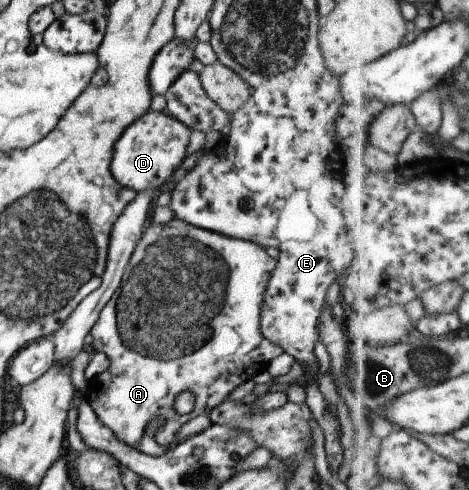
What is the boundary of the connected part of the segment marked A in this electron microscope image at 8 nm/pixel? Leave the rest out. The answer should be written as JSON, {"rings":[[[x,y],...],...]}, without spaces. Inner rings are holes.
{"rings":[[[179,218],[170,219],[167,224],[148,224],[148,228],[144,230],[143,236],[132,252],[132,257],[128,260],[125,274],[122,276],[118,289],[112,294],[108,304],[104,306],[98,321],[89,333],[94,339],[92,346],[94,346],[95,352],[103,352],[110,359],[110,367],[102,374],[98,374],[88,385],[88,396],[86,397],[100,423],[108,426],[122,444],[134,448],[134,446],[138,446],[138,442],[144,437],[148,423],[155,419],[155,416],[161,415],[165,417],[165,423],[154,434],[153,438],[160,446],[169,448],[173,446],[176,434],[180,432],[180,428],[186,422],[190,422],[196,416],[209,415],[210,411],[228,399],[228,396],[235,388],[253,379],[259,372],[268,370],[272,360],[284,353],[284,350],[278,344],[273,344],[270,340],[266,340],[262,336],[262,332],[260,332],[260,308],[262,308],[263,295],[273,269],[275,269],[274,258],[266,256],[264,249],[252,244],[250,241],[235,240],[234,237],[220,236],[219,233],[195,228],[194,225],[184,223]],[[186,390],[192,392],[196,404],[194,404],[192,413],[184,416],[174,410],[174,400],[178,398],[178,394],[182,394]]]}

